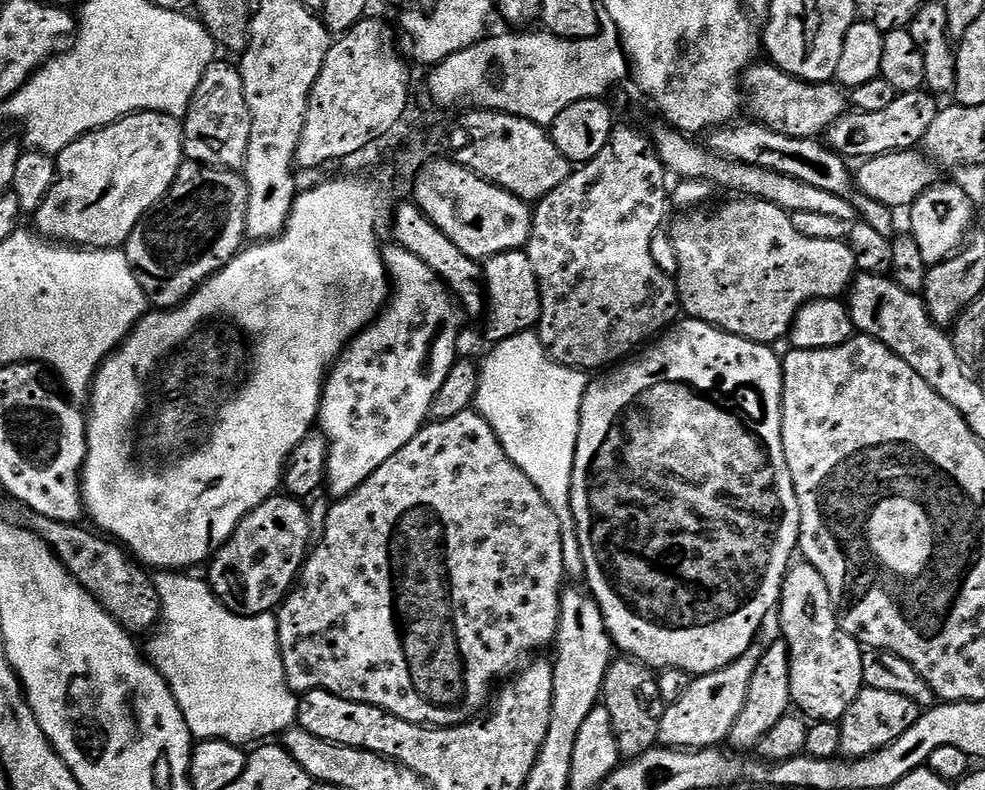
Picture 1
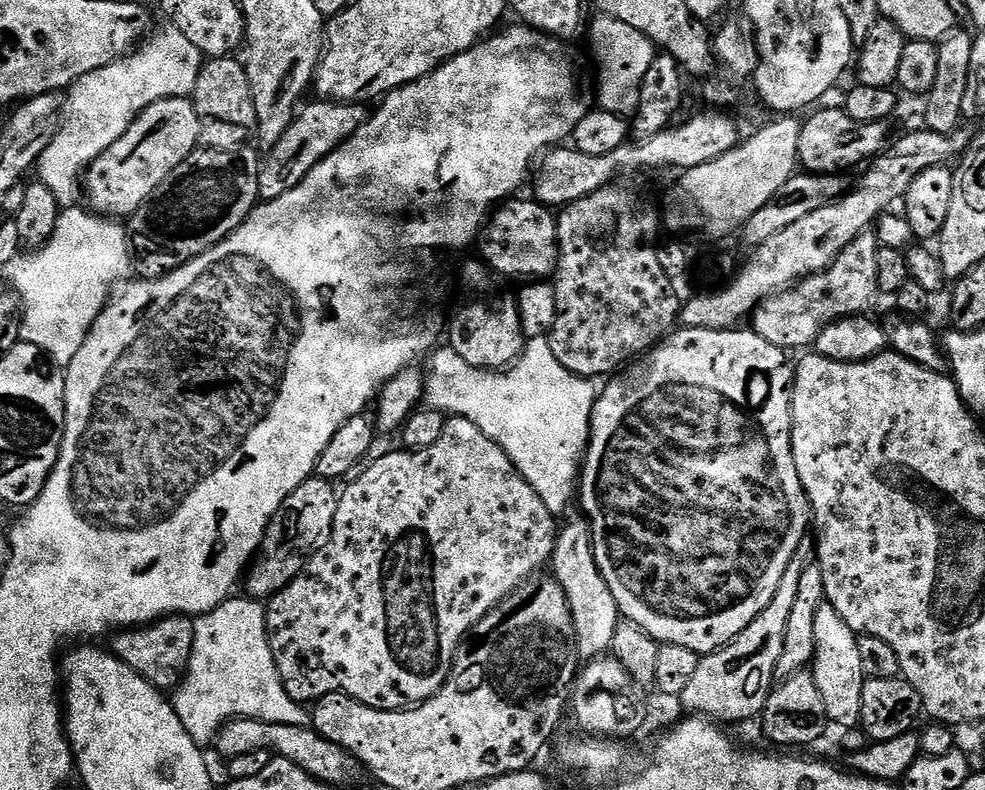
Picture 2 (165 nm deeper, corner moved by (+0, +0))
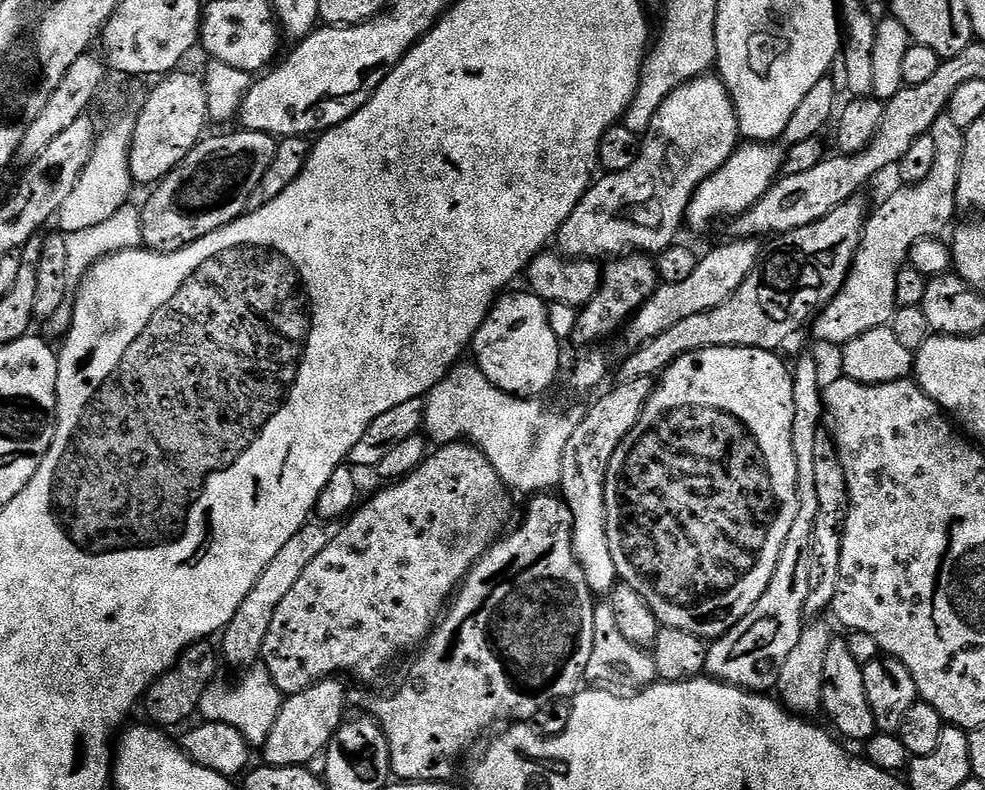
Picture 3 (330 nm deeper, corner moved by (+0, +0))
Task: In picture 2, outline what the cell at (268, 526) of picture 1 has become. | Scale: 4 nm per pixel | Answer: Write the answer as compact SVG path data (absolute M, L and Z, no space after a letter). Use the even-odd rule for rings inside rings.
M311 476L275 512L268 523L255 562L247 573L247 595L251 599L268 600L284 589L307 565L308 557L330 536L337 513L339 493L328 480Z

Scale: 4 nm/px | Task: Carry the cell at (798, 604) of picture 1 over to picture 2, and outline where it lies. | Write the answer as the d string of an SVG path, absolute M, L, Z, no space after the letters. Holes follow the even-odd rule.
M821 604L814 618L814 646L810 671L818 690L822 694L822 706L837 729L855 728L862 714L862 686L865 682L862 662L858 658L857 633L832 609L831 604Z

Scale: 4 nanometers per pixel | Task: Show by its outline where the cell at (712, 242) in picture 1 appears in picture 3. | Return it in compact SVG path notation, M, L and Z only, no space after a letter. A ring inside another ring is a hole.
M946 114L939 116L934 122L930 133L934 138L934 166L930 169L930 174L920 184L900 186L900 189L893 196L886 197L865 219L864 233L860 239L856 257L852 260L852 268L844 280L842 290L826 307L821 308L815 319L811 321L810 329L812 328L814 339L821 340L824 344L843 346L849 344L854 338L858 338L858 334L866 334L866 330L891 325L892 315L897 310L894 285L898 282L898 270L902 270L902 266L908 263L908 255L914 242L939 237L940 231L944 227L947 229L953 223L952 215L957 215L958 174L962 171L962 154L966 150L964 133L965 129L960 128L958 122L954 122L954 118L950 118Z

